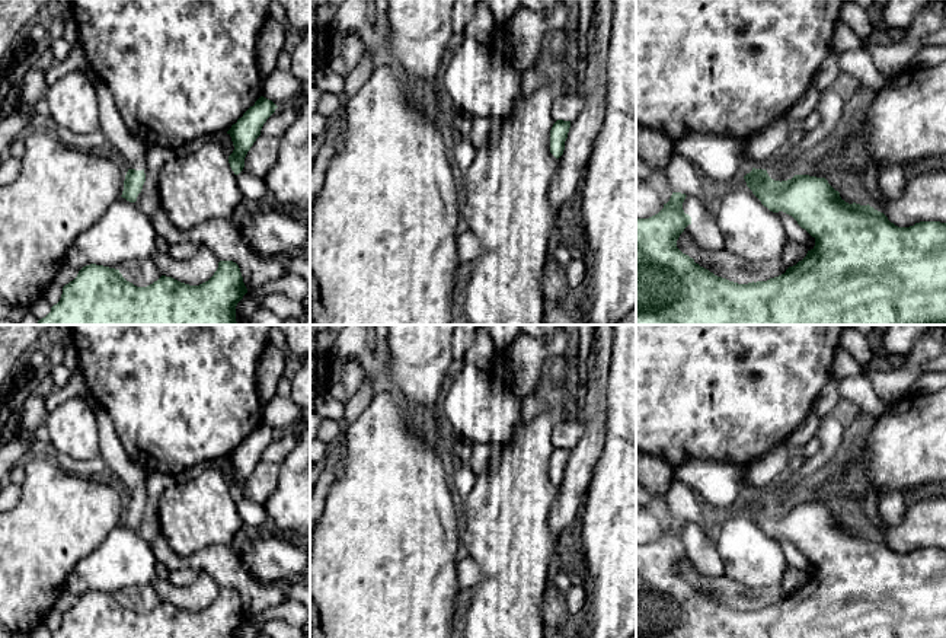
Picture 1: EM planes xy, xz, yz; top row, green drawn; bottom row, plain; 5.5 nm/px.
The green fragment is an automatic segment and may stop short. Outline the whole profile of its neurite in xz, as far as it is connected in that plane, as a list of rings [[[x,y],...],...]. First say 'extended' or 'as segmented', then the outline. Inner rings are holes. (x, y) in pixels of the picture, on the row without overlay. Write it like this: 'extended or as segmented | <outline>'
as segmented | [[[557,446],[550,456],[550,479],[559,485],[565,476],[565,468],[571,454],[571,447]]]

